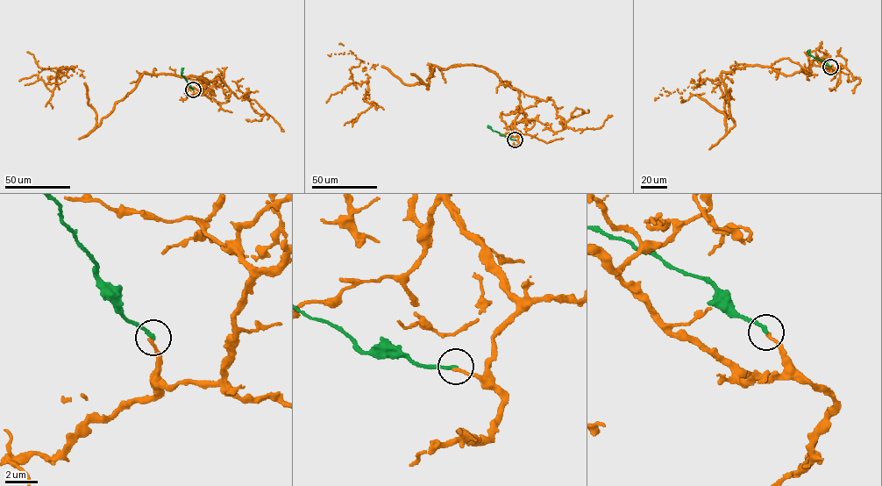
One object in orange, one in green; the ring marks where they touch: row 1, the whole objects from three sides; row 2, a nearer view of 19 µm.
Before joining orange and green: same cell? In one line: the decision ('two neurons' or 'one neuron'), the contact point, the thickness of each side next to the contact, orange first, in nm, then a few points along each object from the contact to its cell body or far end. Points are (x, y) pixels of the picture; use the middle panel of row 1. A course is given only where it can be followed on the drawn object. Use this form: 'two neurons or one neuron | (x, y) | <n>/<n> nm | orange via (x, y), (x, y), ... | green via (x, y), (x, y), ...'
two neurons | (515, 139) | 200/240 nm | orange via (515, 139), (519, 93), (473, 65), (430, 64), (427, 89), (375, 65), (364, 98), (373, 104), (344, 125) | green via (515, 139), (508, 139), (489, 127)

